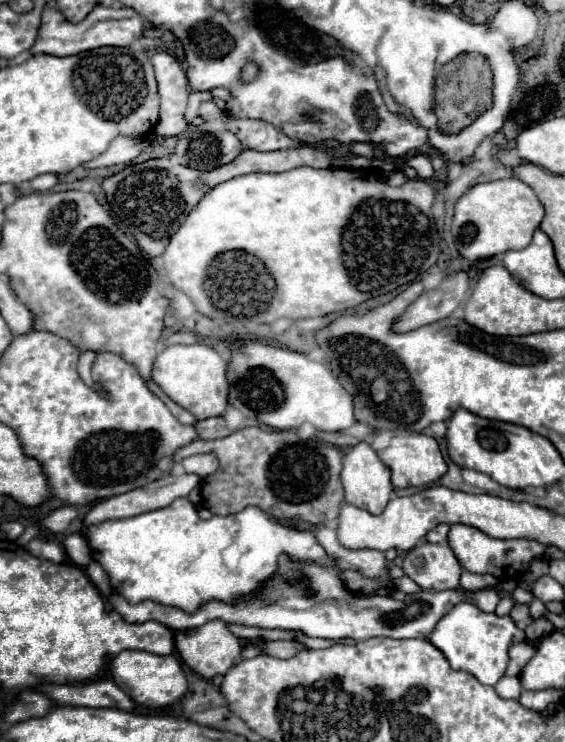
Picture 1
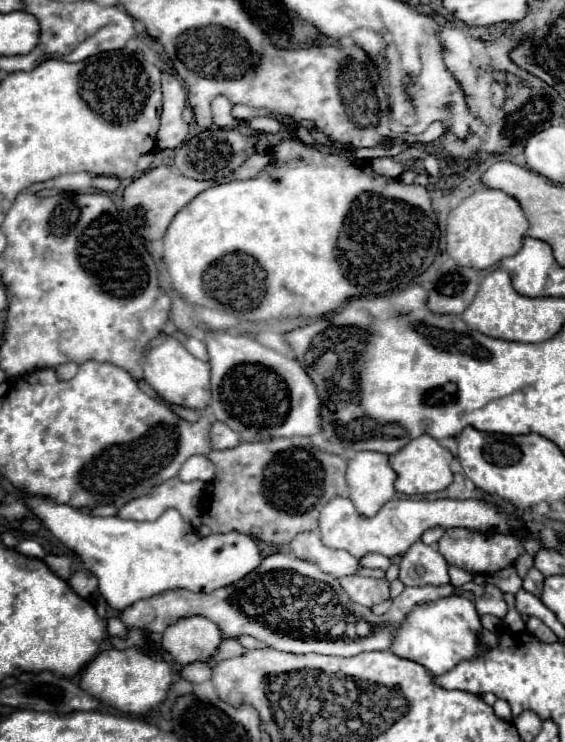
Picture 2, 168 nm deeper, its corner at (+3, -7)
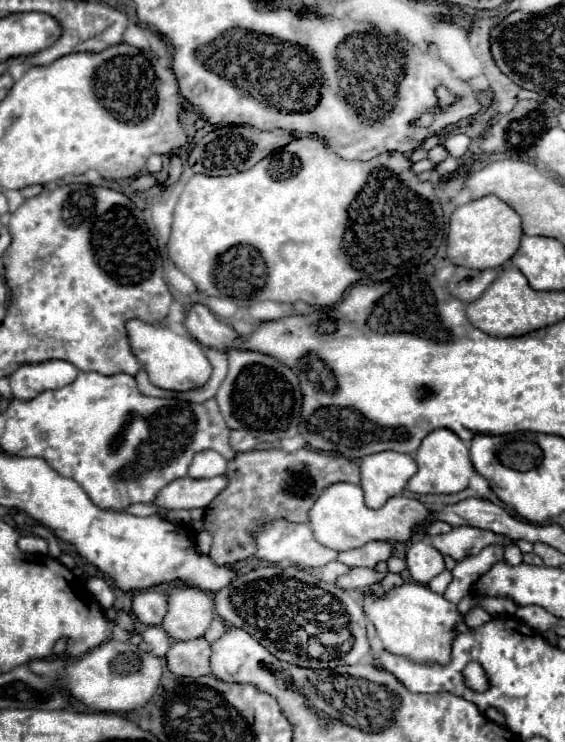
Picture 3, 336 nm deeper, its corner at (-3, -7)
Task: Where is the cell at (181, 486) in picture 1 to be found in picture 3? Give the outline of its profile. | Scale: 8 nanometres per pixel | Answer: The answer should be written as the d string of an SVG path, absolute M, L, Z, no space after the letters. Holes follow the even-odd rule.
M182 477L166 485L154 499L154 505L166 511L176 509L194 509L194 507L208 507L212 499L226 487L226 477L212 477L212 479L190 479Z

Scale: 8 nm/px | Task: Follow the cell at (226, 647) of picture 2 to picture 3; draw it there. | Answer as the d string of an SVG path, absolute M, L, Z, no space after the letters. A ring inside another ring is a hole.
M194 639L188 643L172 643L166 659L168 669L180 677L204 677L210 671L210 643L206 639Z

